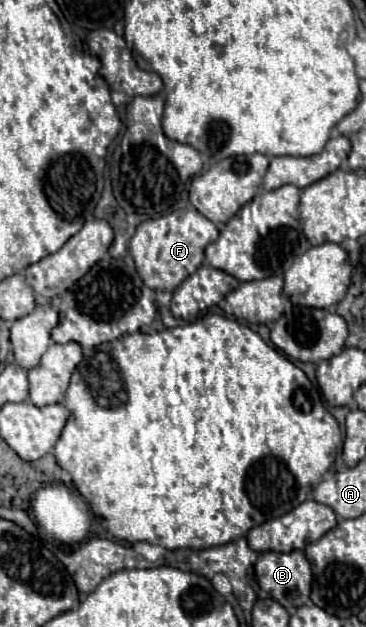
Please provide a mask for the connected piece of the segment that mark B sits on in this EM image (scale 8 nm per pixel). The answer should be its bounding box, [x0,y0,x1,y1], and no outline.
[254,550,312,608]

